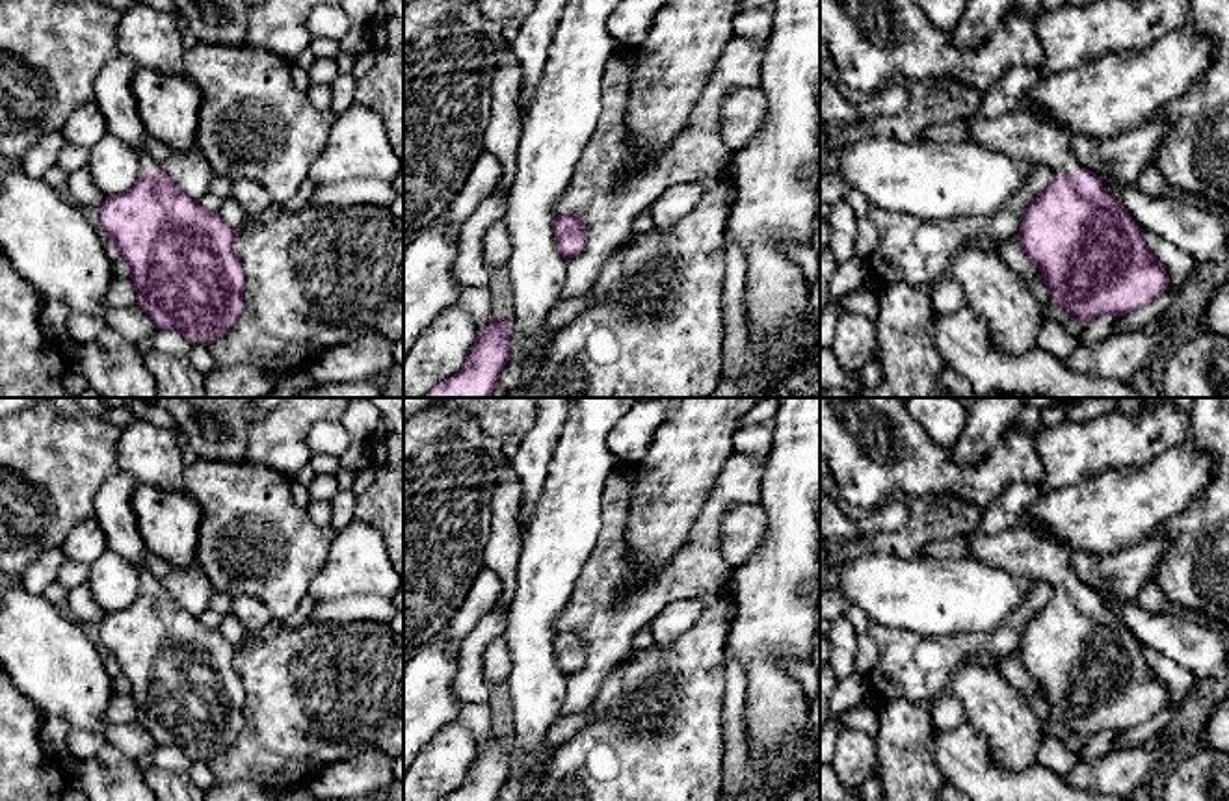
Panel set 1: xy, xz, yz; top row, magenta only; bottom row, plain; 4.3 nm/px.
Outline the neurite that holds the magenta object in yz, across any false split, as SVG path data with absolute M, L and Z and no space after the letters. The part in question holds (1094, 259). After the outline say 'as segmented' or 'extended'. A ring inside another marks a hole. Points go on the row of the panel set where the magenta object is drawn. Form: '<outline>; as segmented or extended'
M1017 110L997 119L974 117L967 141L1052 167L1054 177L1028 204L1017 240L1028 260L1041 271L1041 282L1054 307L1065 309L1069 316L1082 322L1103 314L1121 318L1156 299L1168 290L1170 281L1129 210L1110 195L1101 177L1075 160L1071 139L1071 132L1052 119L1034 110Z; extended

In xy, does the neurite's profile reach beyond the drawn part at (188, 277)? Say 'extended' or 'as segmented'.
extended

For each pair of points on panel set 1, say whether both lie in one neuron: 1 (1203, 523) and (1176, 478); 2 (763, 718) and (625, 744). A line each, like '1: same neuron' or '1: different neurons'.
1: different neurons
2: different neurons

